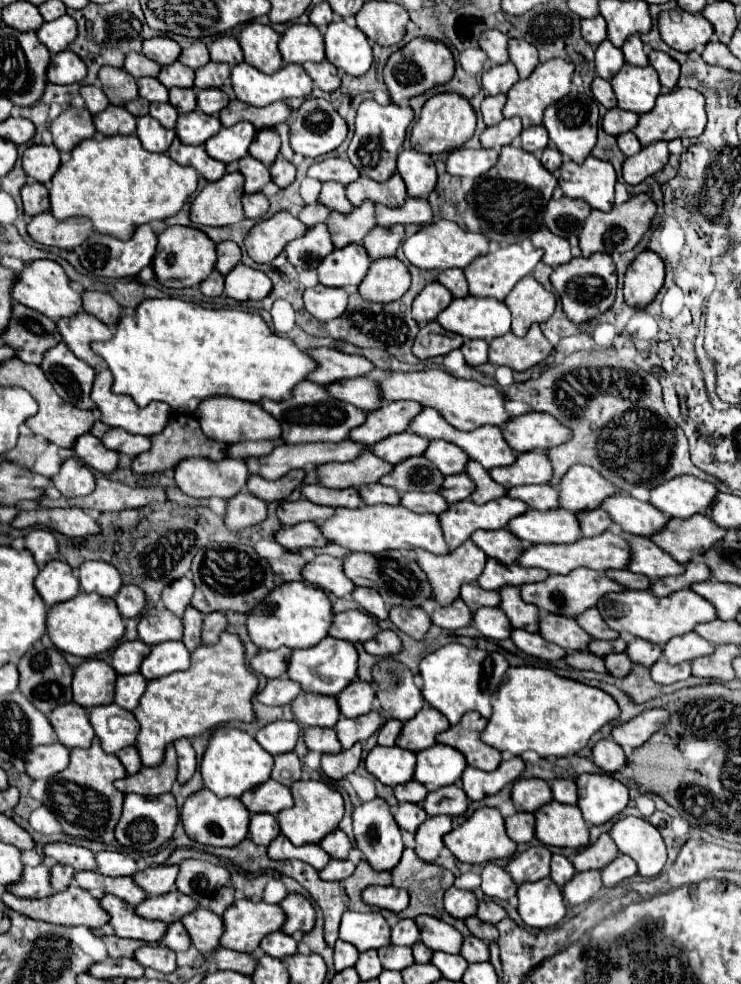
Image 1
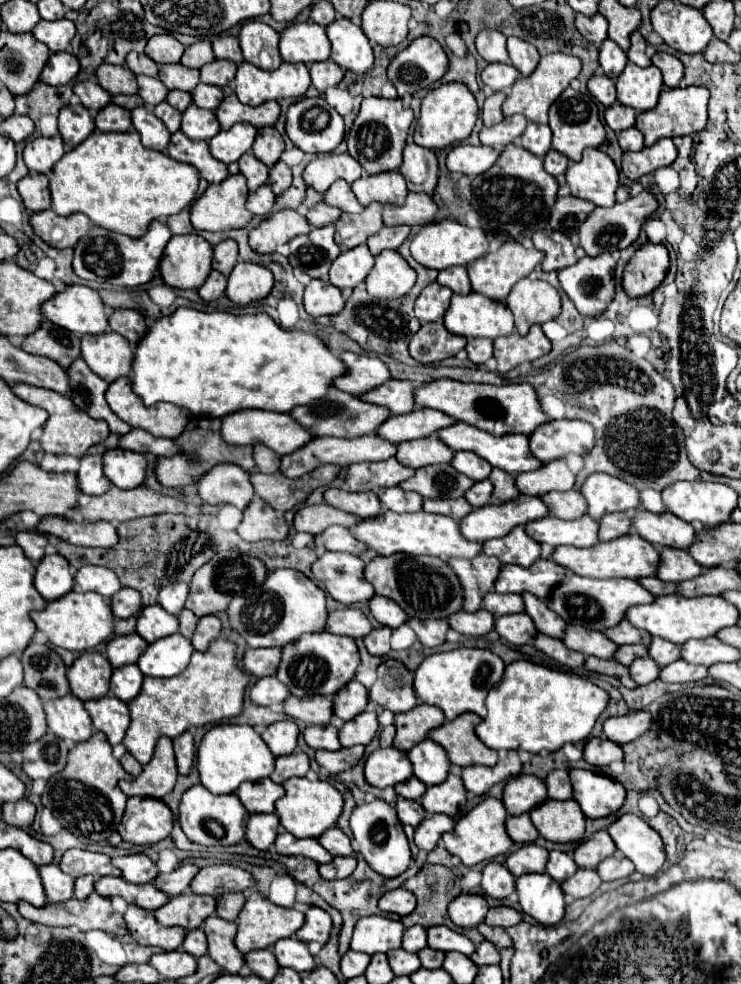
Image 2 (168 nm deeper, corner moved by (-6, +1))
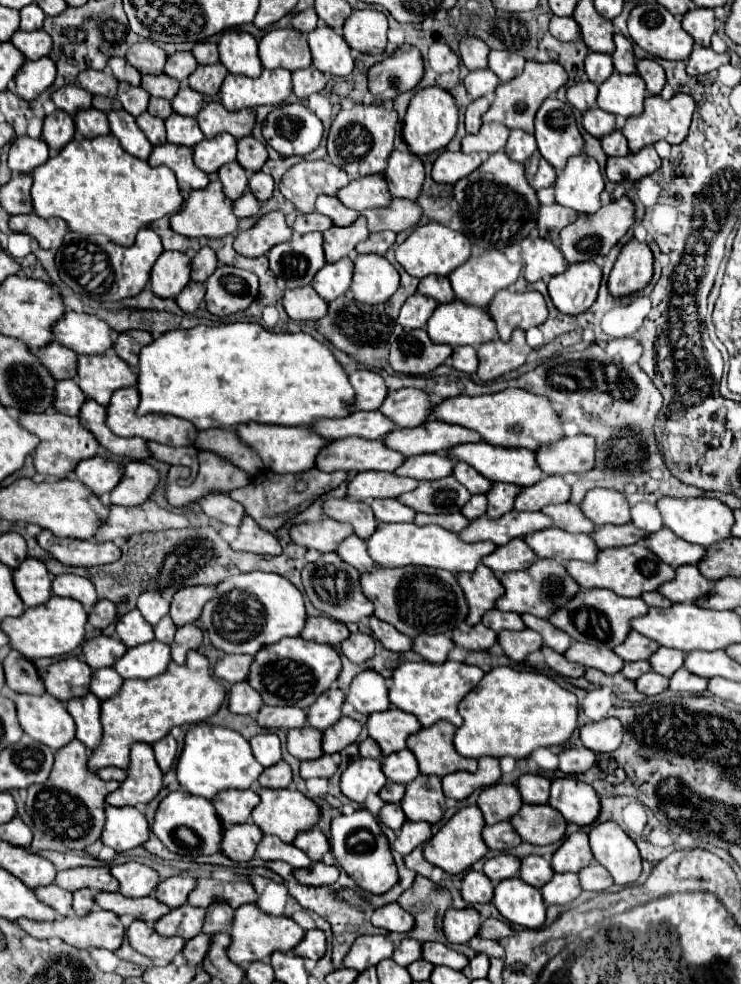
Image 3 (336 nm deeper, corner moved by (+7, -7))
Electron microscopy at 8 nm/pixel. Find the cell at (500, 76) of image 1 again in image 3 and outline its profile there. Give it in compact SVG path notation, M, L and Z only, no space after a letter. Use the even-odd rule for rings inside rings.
M479 69L479 71L471 71L463 79L463 85L469 91L469 95L473 99L477 99L483 95L491 95L495 91L495 87L499 85L499 79L491 69Z

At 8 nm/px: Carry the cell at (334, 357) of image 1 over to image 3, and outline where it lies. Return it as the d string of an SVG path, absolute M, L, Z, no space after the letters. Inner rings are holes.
M355 371L349 375L351 385L357 393L355 411L377 411L383 399L389 395L389 389L383 383L383 377L373 371Z

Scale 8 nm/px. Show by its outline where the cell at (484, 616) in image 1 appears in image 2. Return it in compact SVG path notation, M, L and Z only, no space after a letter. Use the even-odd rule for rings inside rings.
M526 613L496 617L494 629L510 645L526 645L526 643L530 643L534 639L534 633L538 633L532 619Z

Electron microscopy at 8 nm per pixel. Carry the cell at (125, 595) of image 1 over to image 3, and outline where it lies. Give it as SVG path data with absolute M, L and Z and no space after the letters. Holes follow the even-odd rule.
M101 599L93 605L93 609L89 611L87 615L87 621L95 627L95 629L103 629L107 627L109 623L115 621L115 615L117 615L117 607L113 607L115 603L109 603L107 599Z

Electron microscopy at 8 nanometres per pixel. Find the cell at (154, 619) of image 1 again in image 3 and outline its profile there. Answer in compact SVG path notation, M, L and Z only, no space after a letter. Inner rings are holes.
M137 609L119 617L119 621L115 625L115 631L127 647L137 647L141 643L147 643L147 641L155 639L153 627L143 619L143 615Z

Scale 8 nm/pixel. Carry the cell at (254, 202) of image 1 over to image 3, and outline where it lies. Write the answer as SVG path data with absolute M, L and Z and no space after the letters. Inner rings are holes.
M245 191L237 201L233 201L233 213L237 217L255 217L259 213L259 201L251 195L251 191Z

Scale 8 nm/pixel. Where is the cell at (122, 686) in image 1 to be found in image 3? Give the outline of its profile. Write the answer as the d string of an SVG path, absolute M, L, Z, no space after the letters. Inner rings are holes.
M113 667L97 669L97 671L93 671L93 679L91 679L89 691L95 693L103 701L103 699L109 699L115 693L119 693L121 685L123 685L123 679L117 675L117 671L113 671Z

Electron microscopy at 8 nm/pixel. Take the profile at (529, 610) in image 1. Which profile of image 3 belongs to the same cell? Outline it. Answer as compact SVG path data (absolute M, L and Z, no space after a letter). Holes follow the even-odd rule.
M521 615L521 617L523 617L525 627L537 631L543 637L543 641L545 641L547 647L551 647L551 649L555 649L559 653L565 653L565 649L571 645L569 635L565 635L565 631L553 627L547 619L539 619L535 615Z

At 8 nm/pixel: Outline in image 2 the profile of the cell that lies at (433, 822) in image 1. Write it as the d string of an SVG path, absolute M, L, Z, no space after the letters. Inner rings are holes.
M426 815L426 819L416 827L416 835L414 835L414 843L420 849L432 851L440 837L448 831L454 829L454 819L448 815Z

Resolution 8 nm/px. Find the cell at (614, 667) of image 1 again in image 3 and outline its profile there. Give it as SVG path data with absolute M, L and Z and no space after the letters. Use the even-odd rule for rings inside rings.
M649 671L649 673L641 675L641 677L635 681L635 685L637 685L637 691L641 691L641 693L645 693L645 695L659 695L659 693L663 693L663 691L669 687L669 679L665 679L665 677L659 675L659 673Z

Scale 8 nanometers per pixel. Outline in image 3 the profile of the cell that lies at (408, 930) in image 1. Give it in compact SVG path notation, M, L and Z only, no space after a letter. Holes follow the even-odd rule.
M403 939L393 953L393 961L401 967L409 967L417 959L421 959L421 943L417 943L415 939Z

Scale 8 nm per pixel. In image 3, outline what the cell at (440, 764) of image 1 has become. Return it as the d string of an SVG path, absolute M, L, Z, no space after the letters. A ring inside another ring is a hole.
M401 749L393 755L383 757L381 767L383 767L383 773L387 775L389 781L395 781L395 783L401 783L401 785L411 783L411 779L419 775L417 759L409 749Z

